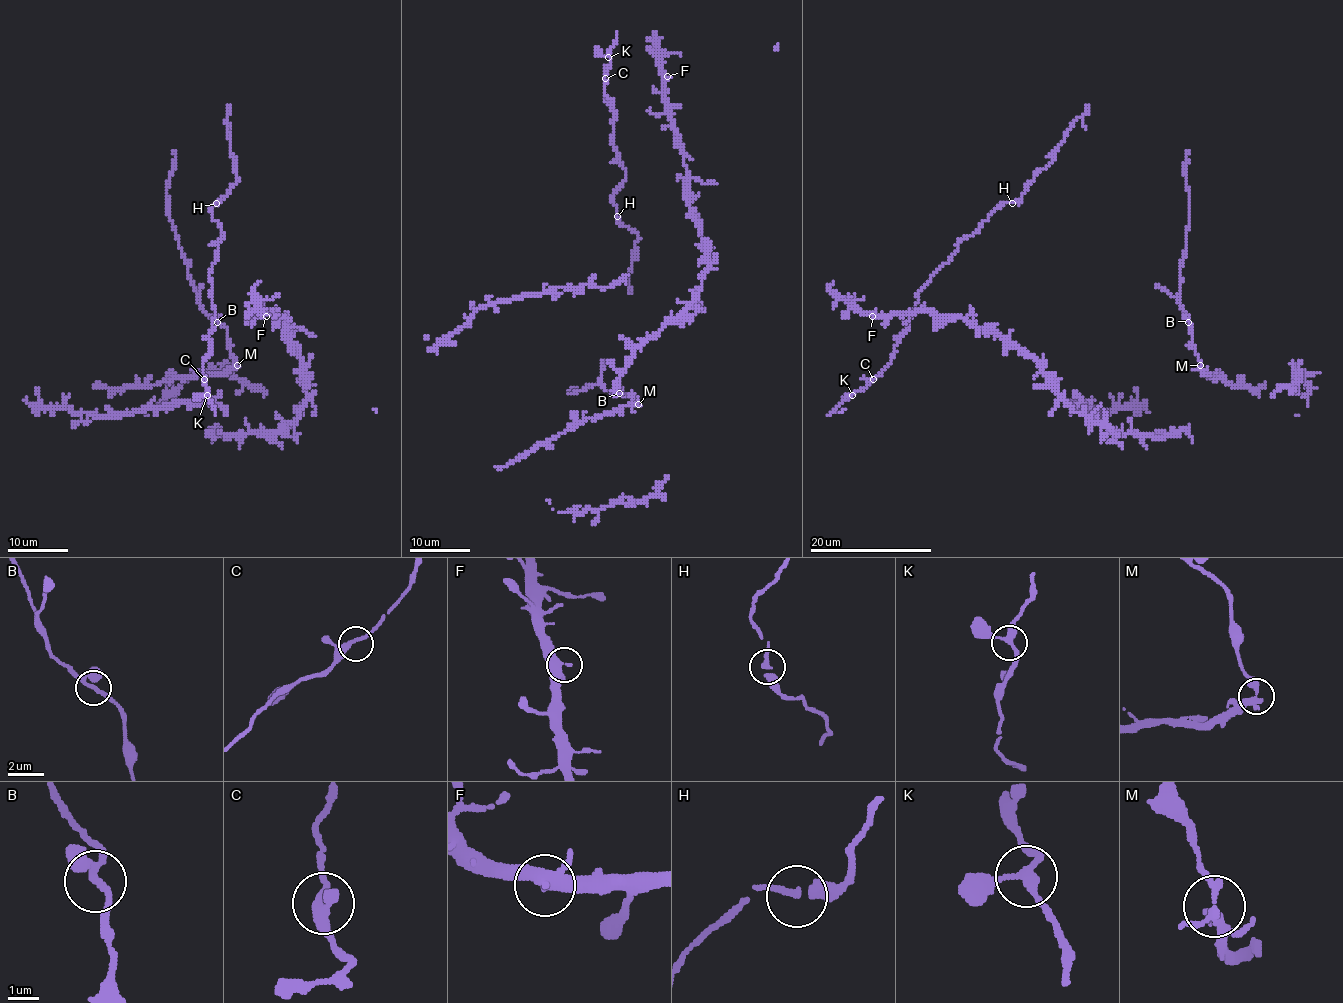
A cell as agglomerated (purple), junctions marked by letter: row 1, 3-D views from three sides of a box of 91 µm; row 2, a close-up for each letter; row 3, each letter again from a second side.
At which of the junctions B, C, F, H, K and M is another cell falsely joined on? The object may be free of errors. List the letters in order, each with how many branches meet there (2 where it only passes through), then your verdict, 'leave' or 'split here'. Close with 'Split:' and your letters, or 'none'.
B: branches 3; leave
C: branches 3; leave
F: branches 3; leave
H: branches 2; leave
K: branches 3; leave
M: branches 3; split here
Split: M

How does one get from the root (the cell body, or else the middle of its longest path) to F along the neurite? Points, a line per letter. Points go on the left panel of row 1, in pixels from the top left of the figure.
F: (305, 375), (305, 366), (296, 344), (286, 335), (286, 322), (275, 311), (266, 312), (266, 316)

